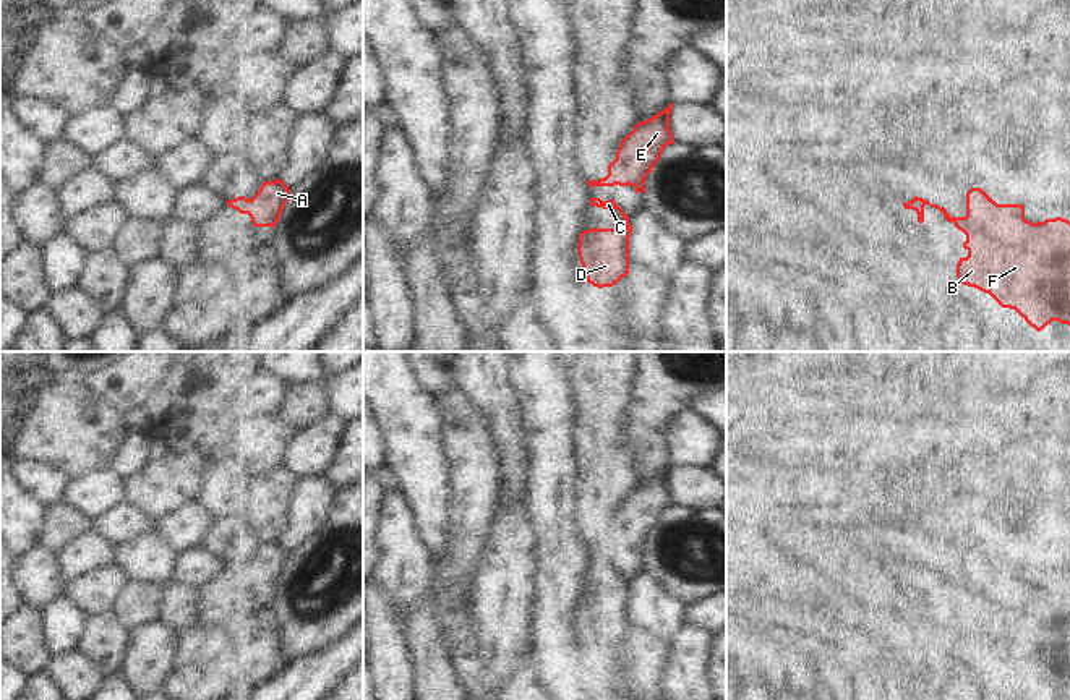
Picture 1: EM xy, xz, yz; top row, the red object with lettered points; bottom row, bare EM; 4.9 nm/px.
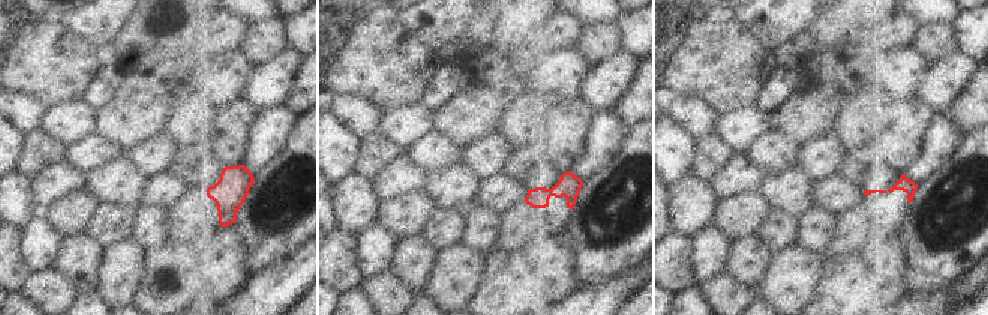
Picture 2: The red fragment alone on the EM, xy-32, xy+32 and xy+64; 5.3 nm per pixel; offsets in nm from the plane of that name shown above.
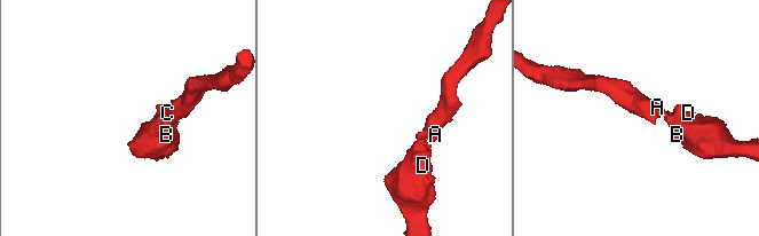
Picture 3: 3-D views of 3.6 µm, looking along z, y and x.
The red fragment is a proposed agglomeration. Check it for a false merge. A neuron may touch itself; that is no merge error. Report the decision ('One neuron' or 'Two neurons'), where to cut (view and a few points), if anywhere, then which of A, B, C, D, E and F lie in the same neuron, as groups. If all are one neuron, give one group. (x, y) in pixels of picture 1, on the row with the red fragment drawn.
One neuron. No split. Groups: A B C D E F.

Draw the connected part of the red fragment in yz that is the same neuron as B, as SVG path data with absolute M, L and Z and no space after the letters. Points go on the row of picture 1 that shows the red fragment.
M971 188L966 193L965 217L952 217L945 207L931 204L918 196L903 203L903 207L913 209L918 214L918 222L922 224L926 204L939 209L947 222L953 222L955 227L966 235L963 248L968 251L968 256L960 258L955 271L963 285L989 293L1002 308L1015 309L1038 332L1052 321L1070 326L1070 220L1055 217L1033 224L1025 219L1025 206L997 204L981 188Z

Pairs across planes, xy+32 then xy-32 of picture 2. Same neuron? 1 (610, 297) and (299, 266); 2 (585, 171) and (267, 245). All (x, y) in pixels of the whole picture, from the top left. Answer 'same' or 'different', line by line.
1: same
2: different

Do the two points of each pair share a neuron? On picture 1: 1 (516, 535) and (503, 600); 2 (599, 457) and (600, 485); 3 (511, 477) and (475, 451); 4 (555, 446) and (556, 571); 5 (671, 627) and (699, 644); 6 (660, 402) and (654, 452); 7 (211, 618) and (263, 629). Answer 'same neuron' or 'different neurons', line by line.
1: same neuron
2: different neurons
3: different neurons
4: same neuron
5: different neurons
6: same neuron
7: different neurons

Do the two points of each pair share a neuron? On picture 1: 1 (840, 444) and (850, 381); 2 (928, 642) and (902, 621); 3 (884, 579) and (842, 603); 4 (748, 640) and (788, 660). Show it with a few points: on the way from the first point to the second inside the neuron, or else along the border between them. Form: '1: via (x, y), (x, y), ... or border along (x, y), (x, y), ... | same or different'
1: border along (871, 394), (837, 396) | different
2: via (921, 635), (908, 623) | same
3: border along (830, 569), (842, 574), (874, 608) | different
4: via (757, 650), (778, 660) | same

